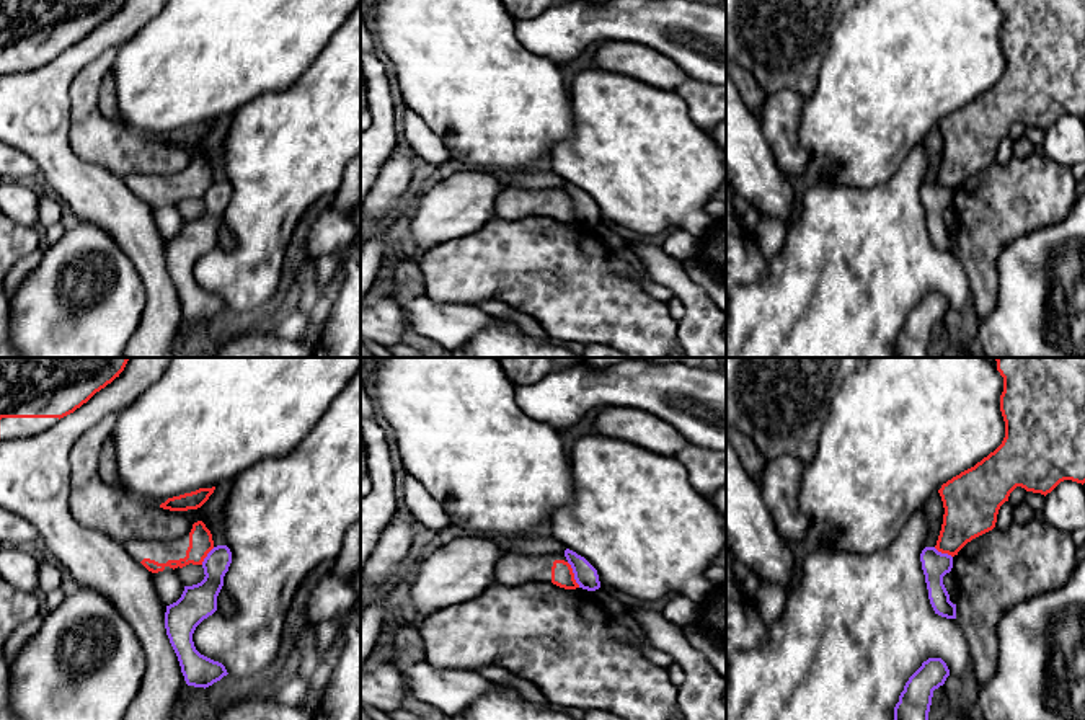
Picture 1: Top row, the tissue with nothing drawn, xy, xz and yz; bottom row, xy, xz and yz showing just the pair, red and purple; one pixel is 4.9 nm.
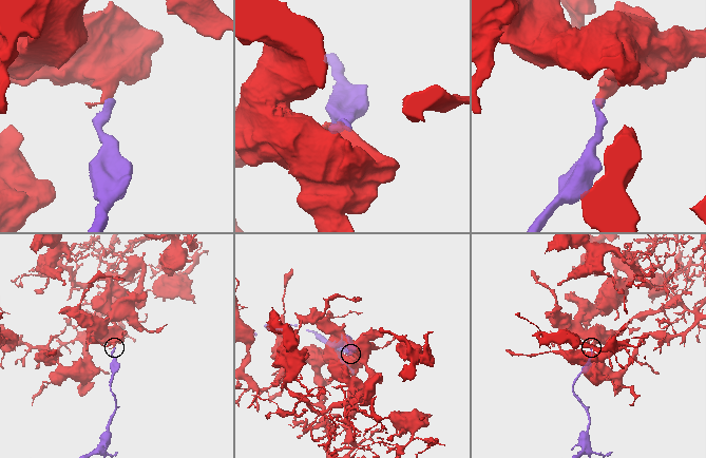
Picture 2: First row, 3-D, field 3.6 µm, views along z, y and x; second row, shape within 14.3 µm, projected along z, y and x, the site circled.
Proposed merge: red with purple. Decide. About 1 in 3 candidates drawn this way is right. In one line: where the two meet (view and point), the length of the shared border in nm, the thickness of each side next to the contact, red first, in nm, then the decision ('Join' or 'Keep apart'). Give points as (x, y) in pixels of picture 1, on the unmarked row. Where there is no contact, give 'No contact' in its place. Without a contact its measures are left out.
Touches red at xz (573, 209). Shared border 140 nm. Thickness 110 nm (red) against 110 nm. Keep apart

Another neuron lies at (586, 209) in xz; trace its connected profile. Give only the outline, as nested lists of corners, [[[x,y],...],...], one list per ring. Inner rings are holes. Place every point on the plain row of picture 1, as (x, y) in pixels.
[[[566,183],[565,191],[573,202],[574,214],[579,222],[596,225],[600,222],[597,204],[581,189]]]

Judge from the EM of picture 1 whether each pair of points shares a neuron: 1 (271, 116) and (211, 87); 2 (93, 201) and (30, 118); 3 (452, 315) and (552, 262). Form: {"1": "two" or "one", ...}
{"1": "two", "2": "one", "3": "two"}

